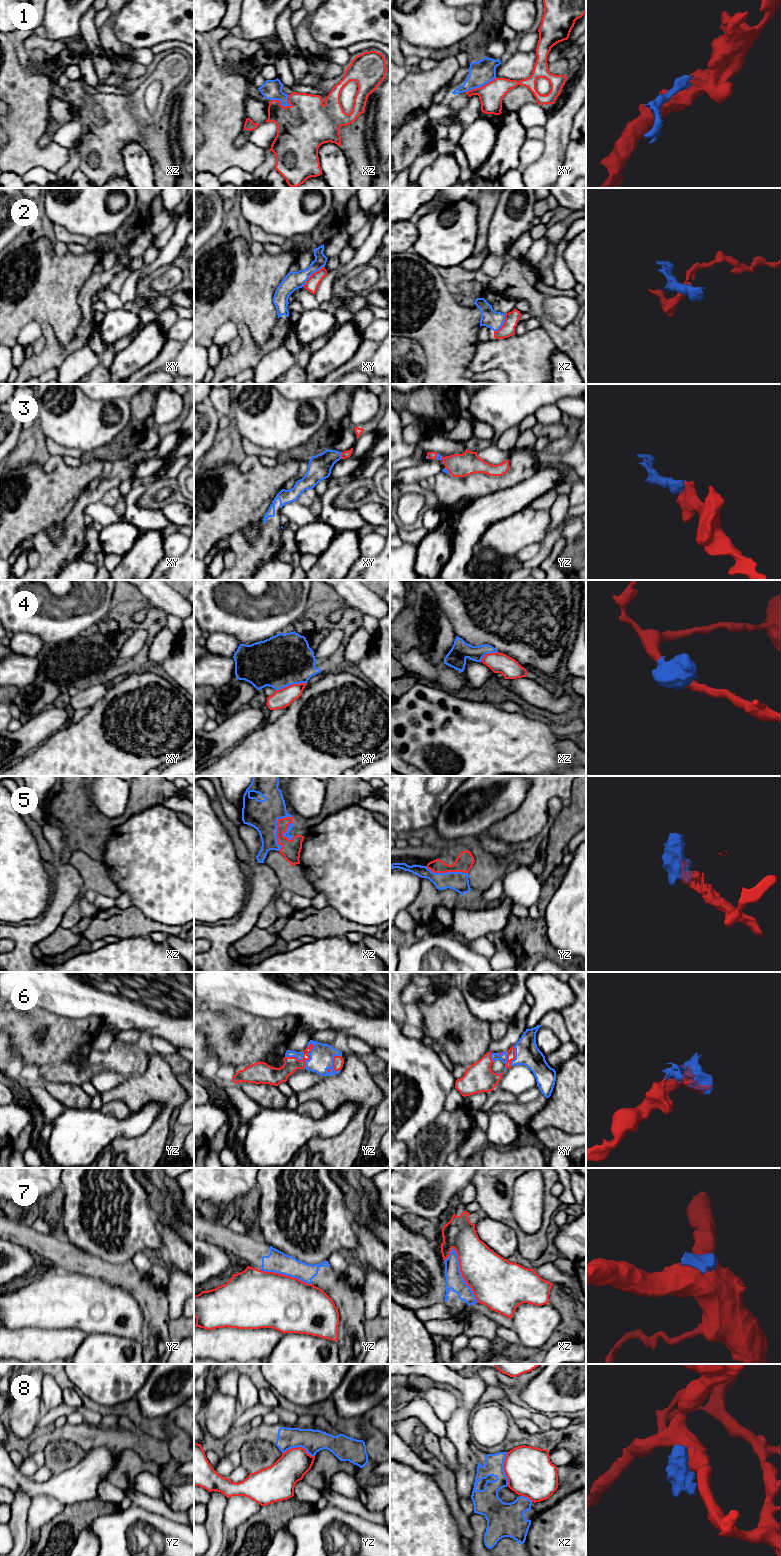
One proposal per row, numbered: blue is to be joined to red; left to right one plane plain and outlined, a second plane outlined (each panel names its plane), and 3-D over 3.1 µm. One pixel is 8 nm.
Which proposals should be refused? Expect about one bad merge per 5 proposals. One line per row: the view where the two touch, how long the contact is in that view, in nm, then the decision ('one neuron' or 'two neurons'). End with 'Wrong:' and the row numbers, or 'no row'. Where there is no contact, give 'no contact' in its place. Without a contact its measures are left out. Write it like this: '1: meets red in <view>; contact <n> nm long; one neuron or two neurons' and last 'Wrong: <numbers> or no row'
1: meets red in xz; contact 170 nm long; two neurons
2: meets red in xy; contact 240 nm long; two neurons
3: meets red in xy; contact 60 nm long; one neuron
4: meets red in xy; contact 260 nm long; two neurons
5: meets red in xz; contact 300 nm long; one neuron
6: meets red in yz; contact 220 nm long; one neuron
7: meets red in xz; contact 500 nm long; two neurons
8: meets red in yz; contact 260 nm long; two neurons
Wrong: 1, 2, 4, 7, 8

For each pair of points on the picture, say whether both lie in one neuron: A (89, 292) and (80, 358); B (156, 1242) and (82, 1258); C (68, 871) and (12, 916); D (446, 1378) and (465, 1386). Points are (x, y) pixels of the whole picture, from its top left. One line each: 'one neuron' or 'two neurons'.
A: two neurons
B: two neurons
C: two neurons
D: one neuron

